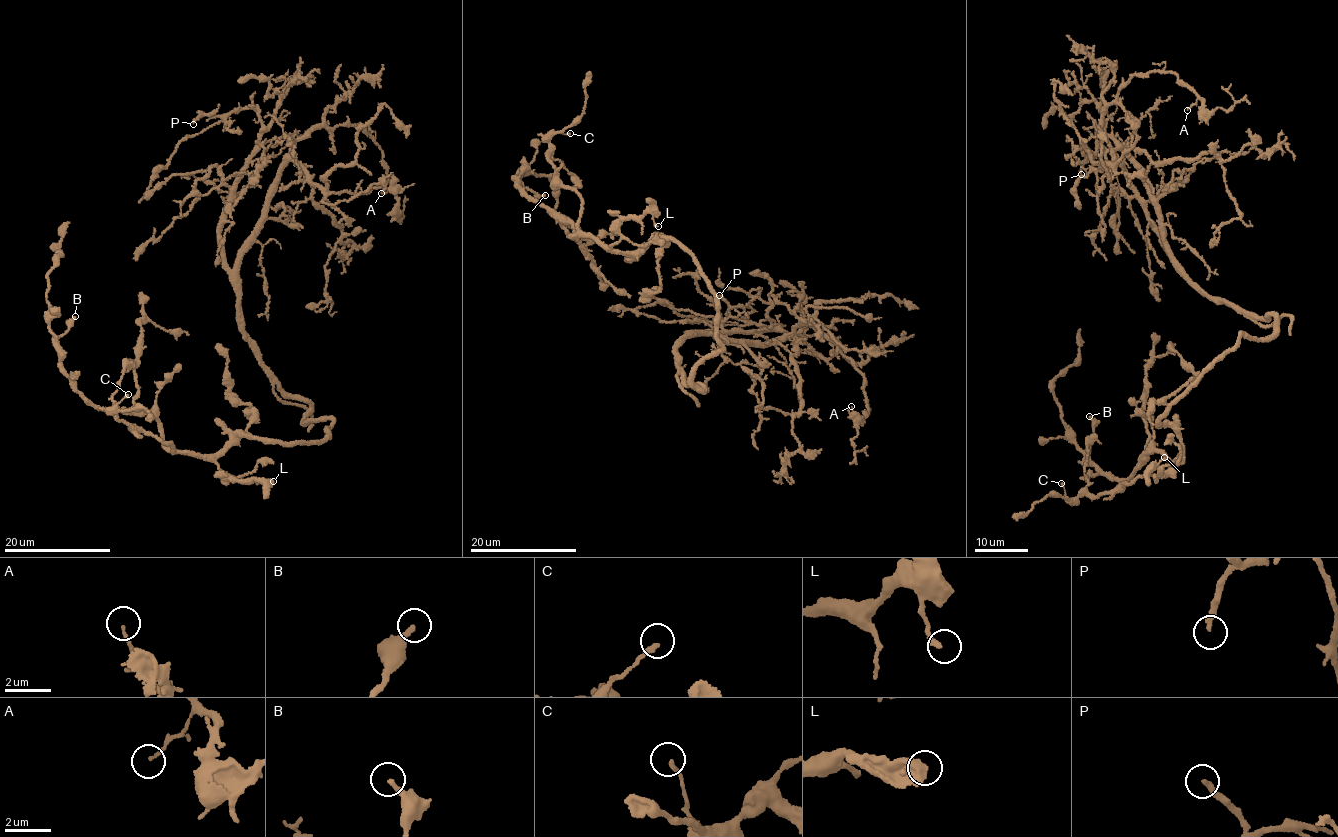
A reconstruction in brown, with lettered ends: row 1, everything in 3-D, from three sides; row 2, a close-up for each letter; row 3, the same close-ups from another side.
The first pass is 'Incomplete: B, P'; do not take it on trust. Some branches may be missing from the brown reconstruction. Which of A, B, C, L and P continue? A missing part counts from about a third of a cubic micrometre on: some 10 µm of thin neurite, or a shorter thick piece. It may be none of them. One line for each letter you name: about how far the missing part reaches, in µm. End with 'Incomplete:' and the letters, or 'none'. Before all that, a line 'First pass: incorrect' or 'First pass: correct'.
First pass: correct
B: 8 µm
P: 9 µm
Incomplete: B, P

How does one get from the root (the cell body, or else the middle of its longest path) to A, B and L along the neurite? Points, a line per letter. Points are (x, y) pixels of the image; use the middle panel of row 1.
A: (704, 360), (701, 389), (676, 350), (697, 334), (761, 347), (816, 327), (864, 378), (862, 420), (851, 406)
B: (704, 360), (722, 347), (694, 257), (670, 239), (622, 253), (573, 238), (574, 225), (514, 180), (545, 195)
L: (704, 360), (722, 347), (694, 257), (670, 239), (609, 247), (627, 219), (650, 212), (658, 226)

